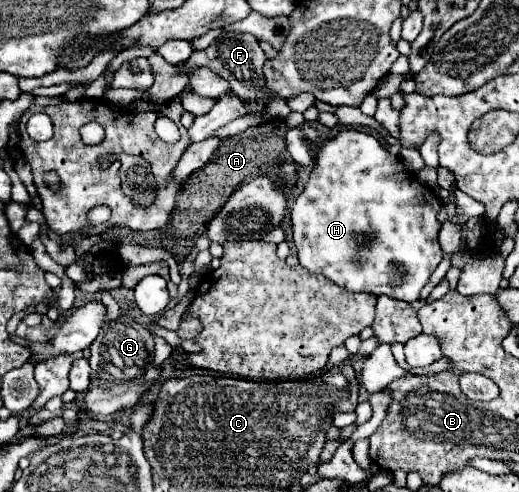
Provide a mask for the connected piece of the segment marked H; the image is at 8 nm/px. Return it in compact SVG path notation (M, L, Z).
M340 132L334 140L316 150L314 170L306 188L292 204L292 232L298 248L300 266L312 274L324 274L334 284L350 292L368 292L374 296L392 296L404 302L420 298L434 268L444 252L438 244L438 212L442 202L436 192L408 174L398 158L384 150L382 144L364 132Z

